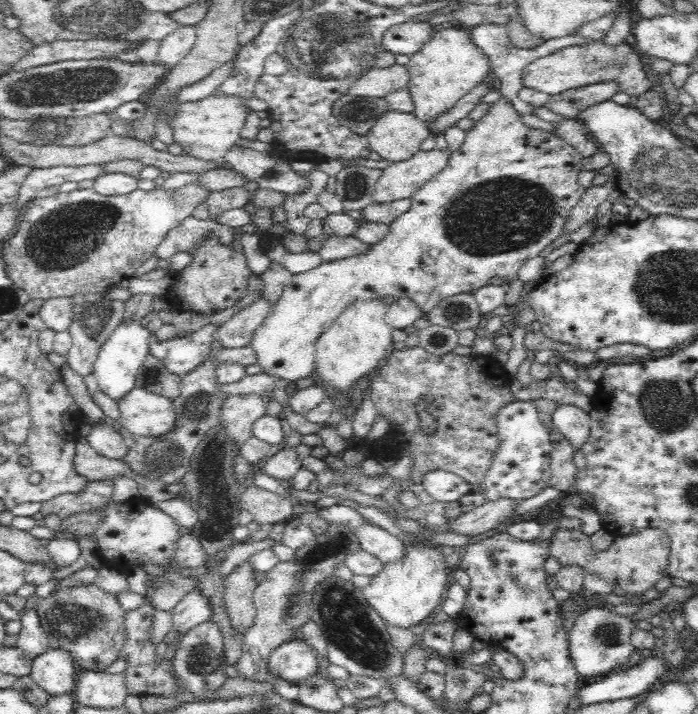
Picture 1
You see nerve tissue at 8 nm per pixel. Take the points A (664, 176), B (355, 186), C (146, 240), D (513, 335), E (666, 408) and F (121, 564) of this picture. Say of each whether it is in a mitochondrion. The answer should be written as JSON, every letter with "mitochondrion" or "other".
{"A":"mitochondrion","B":"mitochondrion","C":"other","D":"other","E":"mitochondrion","F":"other"}

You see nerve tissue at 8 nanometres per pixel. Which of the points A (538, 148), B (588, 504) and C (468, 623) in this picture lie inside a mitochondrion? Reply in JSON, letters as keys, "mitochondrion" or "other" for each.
{"A":"other","B":"other","C":"other"}

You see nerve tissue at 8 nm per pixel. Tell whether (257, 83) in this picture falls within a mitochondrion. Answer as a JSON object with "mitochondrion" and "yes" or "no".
{"mitochondrion":"no"}

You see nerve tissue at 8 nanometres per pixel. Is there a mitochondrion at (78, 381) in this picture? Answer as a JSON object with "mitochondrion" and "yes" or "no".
{"mitochondrion":"no"}

